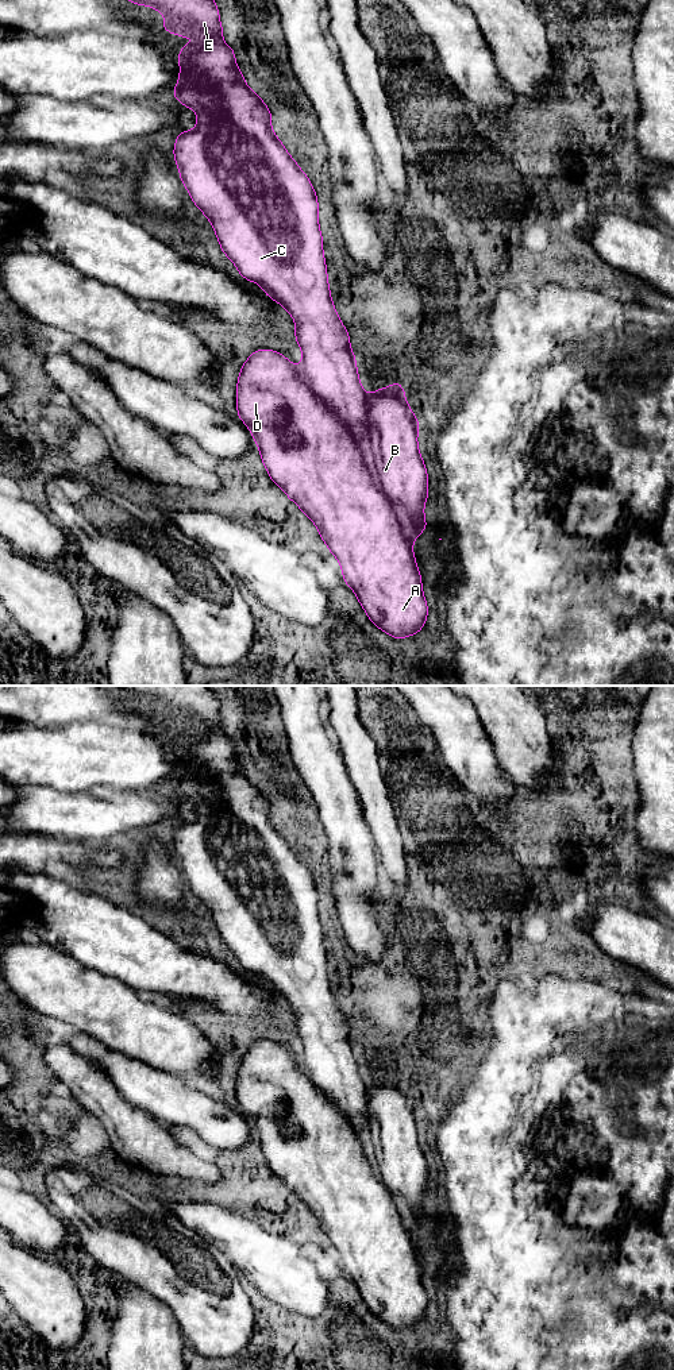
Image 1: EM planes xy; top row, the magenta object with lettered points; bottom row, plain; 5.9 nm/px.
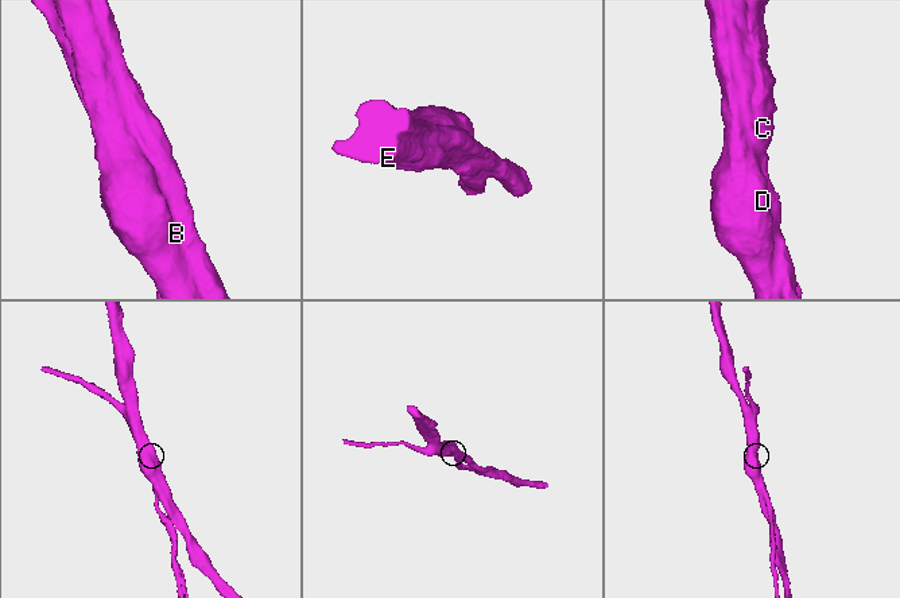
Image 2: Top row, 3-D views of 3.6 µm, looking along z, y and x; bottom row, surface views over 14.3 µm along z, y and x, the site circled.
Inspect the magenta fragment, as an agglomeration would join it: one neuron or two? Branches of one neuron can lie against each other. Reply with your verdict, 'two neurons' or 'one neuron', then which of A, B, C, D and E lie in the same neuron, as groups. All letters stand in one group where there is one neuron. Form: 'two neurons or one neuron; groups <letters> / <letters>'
two neurons; groups A B D / C E

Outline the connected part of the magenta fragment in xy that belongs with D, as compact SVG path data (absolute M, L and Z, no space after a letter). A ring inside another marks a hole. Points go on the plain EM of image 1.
M254 1042L240 1060L236 1081L239 1111L251 1122L270 1170L313 1212L321 1231L340 1254L343 1273L353 1280L369 1311L397 1331L417 1325L427 1312L428 1297L412 1235L428 1219L423 1203L428 1189L428 1165L417 1138L420 1114L407 1095L403 1076L392 1073L388 1080L380 1078L367 1087L366 1135L358 1132L332 1100L313 1085L300 1060L281 1043ZM396 1195L405 1199L404 1211L397 1208Z

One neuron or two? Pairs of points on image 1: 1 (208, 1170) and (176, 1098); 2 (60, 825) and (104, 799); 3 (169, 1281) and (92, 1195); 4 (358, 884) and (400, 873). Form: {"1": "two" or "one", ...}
{"1": "two", "2": "one", "3": "one", "4": "two"}

